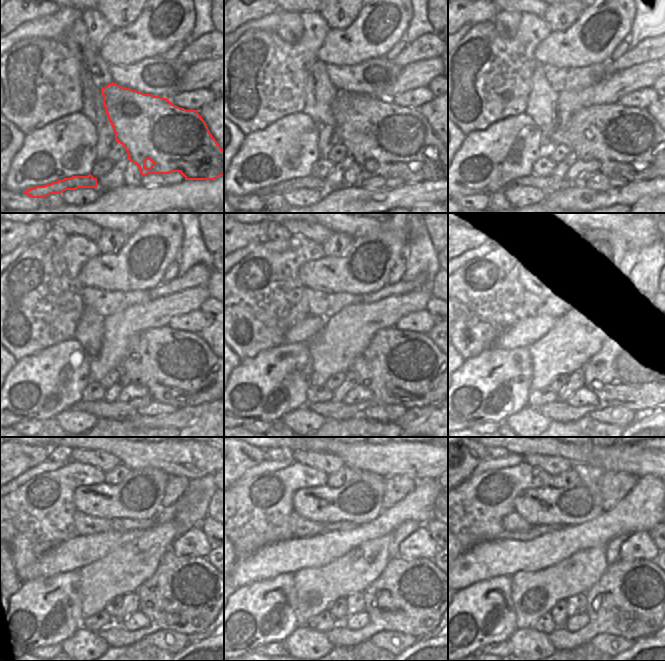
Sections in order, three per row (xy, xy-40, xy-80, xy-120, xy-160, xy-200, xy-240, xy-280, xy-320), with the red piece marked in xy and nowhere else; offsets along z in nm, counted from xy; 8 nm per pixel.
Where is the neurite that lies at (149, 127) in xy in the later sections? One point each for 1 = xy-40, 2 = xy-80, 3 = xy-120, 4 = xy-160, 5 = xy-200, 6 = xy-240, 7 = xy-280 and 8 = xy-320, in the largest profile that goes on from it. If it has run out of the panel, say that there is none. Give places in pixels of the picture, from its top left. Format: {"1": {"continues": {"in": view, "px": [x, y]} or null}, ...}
{"1": {"continues": {"in": "xy-40", "px": [401, 141]}}, "2": {"continues": {"in": "xy-80", "px": [628, 143]}}, "3": {"continues": {"in": "xy-120", "px": [179, 368]}}, "4": {"continues": {"in": "xy-160", "px": [400, 368]}}, "5": {"continues": {"in": "xy-200", "px": [631, 369]}}, "6": {"continues": {"in": "xy-240", "px": [185, 594]}}, "7": {"continues": {"in": "xy-280", "px": [410, 596]}}, "8": {"continues": {"in": "xy-320", "px": [631, 599]}}}

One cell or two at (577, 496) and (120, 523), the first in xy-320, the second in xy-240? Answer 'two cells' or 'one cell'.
two cells

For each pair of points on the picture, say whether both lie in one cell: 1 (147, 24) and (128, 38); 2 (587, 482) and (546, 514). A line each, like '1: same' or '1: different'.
1: same
2: same

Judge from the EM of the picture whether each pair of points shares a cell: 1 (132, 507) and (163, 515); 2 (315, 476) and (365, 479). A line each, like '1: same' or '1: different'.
1: different
2: different

